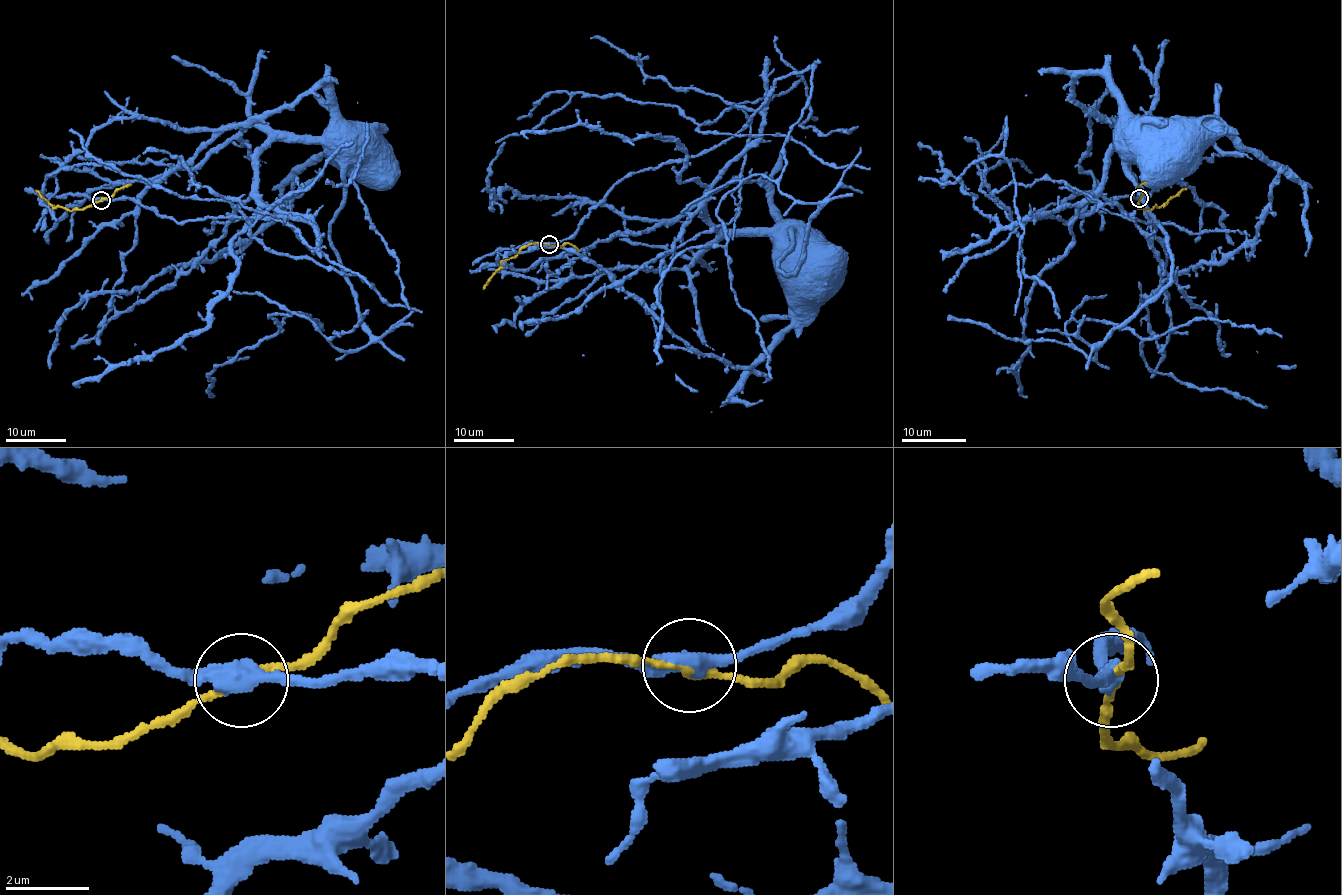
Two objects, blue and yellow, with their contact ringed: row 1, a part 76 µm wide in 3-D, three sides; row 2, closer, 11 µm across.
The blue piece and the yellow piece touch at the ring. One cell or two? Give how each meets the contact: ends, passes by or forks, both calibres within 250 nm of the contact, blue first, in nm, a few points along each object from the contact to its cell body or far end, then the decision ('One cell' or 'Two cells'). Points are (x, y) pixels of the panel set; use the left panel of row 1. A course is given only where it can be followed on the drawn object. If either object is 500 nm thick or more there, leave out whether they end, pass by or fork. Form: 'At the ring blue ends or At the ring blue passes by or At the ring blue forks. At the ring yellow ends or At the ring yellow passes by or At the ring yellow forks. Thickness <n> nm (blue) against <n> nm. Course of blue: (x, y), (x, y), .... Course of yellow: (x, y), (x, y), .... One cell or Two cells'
At the ring blue passes by. At the ring yellow passes by. Thickness 420 nm (blue) against 170 nm. Course of blue: (101, 200), (178, 223), (277, 218), (321, 251), (310, 221), (262, 202), (257, 156), (340, 137). Course of yellow: (101, 200), (71, 211), (53, 208), (35, 189). Two cells

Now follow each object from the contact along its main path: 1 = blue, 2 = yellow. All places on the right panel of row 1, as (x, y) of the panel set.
1: (1140, 199), (1112, 197), (1067, 223), (1032, 218), (976, 253), (1001, 229), (1085, 200), (1104, 157), (1138, 131)
2: (1140, 199), (1138, 207), (1146, 210), (1159, 207), (1186, 187)

